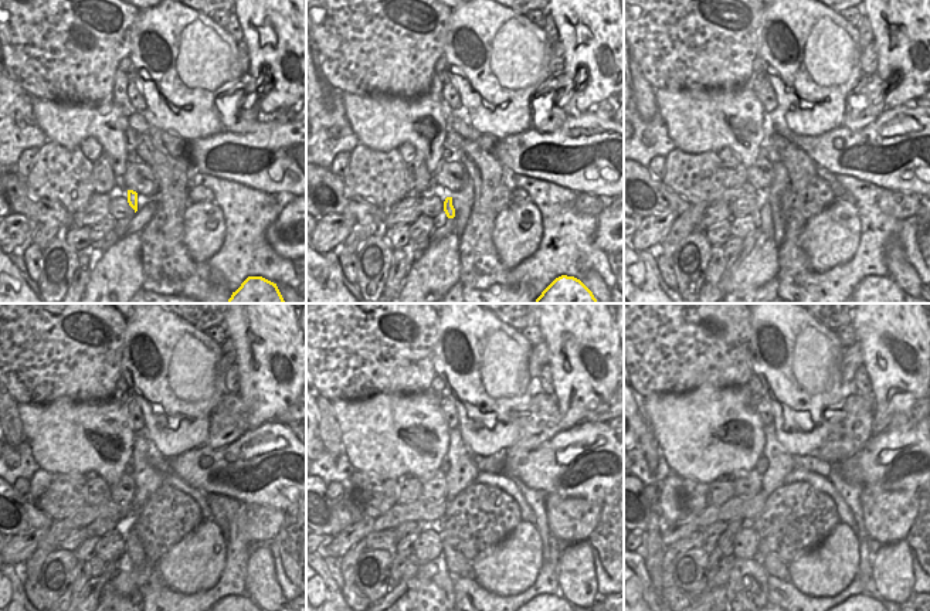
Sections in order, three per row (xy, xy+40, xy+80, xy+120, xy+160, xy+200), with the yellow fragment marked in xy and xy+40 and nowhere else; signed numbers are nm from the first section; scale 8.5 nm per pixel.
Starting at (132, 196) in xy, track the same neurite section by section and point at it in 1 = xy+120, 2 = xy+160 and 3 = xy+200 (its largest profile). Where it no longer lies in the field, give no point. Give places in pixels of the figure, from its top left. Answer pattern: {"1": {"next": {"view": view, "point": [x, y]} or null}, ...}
{"1": {"next": {"view": "xy+120", "point": [143, 567]}}, "2": {"next": {"view": "xy+160", "point": [458, 566]}}, "3": {"next": {"view": "xy+200", "point": [776, 567]}}}

